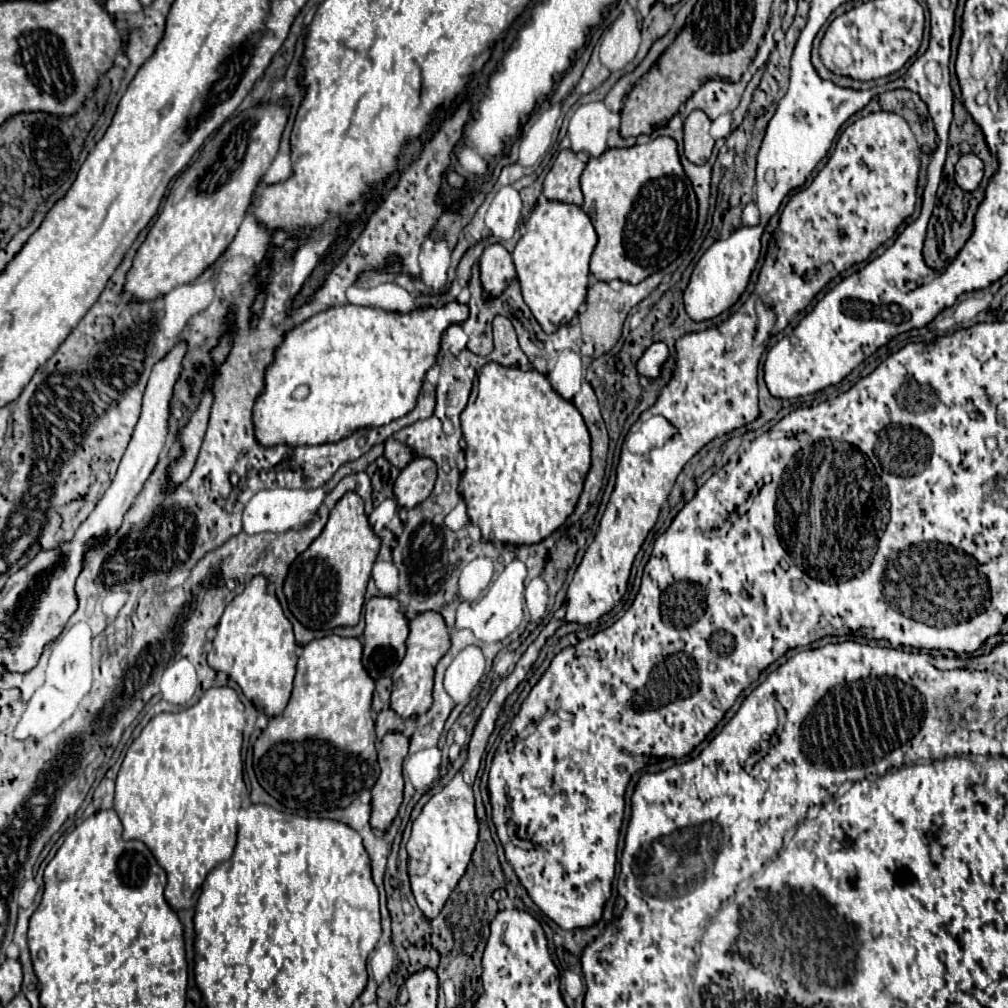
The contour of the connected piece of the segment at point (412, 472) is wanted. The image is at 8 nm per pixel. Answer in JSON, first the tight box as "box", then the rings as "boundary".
{"box":[393,459,437,509],"boundary":[[[413,459],[407,467],[401,469],[399,477],[393,483],[393,495],[399,507],[413,509],[423,503],[435,485],[437,465],[429,459]]]}

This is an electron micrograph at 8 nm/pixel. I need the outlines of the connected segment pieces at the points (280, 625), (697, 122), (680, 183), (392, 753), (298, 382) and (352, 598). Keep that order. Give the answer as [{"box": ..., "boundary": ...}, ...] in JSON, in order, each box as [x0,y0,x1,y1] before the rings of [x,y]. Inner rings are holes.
[{"box":[207,575,297,717],"boundary":[[[263,575],[253,577],[245,591],[227,605],[219,619],[207,663],[215,671],[223,671],[237,681],[243,695],[267,717],[281,715],[281,709],[285,709],[293,689],[297,643],[293,637],[293,627],[283,615],[277,597],[267,595],[267,579]]]},{"box":[683,111,715,165],"boundary":[[[693,111],[685,119],[685,125],[683,125],[683,153],[695,165],[707,163],[707,159],[711,155],[711,149],[713,149],[715,141],[709,135],[709,127],[711,127],[711,119],[705,117],[705,113],[701,113],[701,111]]]},{"box":[581,137,697,283],"boundary":[[[671,137],[651,139],[647,145],[635,145],[627,149],[607,149],[599,157],[591,157],[581,175],[583,211],[589,215],[595,231],[597,245],[591,255],[589,269],[599,281],[621,279],[627,283],[641,283],[649,273],[661,271],[673,263],[689,245],[693,233],[685,233],[691,219],[697,219],[697,197],[693,185],[683,173],[677,155],[677,143]]]},{"box":[371,733,409,831],"boundary":[[[387,733],[377,745],[377,761],[381,775],[371,789],[371,827],[387,831],[403,801],[403,759],[409,749],[409,739],[401,733]]]},{"box":[253,301,469,445],"boundary":[[[457,301],[443,305],[441,309],[423,309],[423,311],[413,311],[413,313],[387,313],[383,309],[373,309],[373,307],[361,307],[361,305],[341,305],[341,307],[333,307],[327,309],[325,313],[317,313],[313,315],[309,321],[305,321],[303,325],[295,327],[291,333],[285,335],[285,341],[281,343],[281,347],[275,353],[275,361],[273,365],[269,365],[267,375],[265,375],[265,391],[263,395],[257,399],[255,409],[253,409],[253,423],[255,423],[255,437],[261,445],[277,445],[277,443],[285,443],[285,445],[321,445],[325,441],[339,441],[341,437],[349,437],[349,433],[353,433],[353,429],[361,429],[365,425],[369,427],[381,427],[387,425],[393,419],[403,417],[405,413],[409,413],[409,409],[413,409],[415,401],[417,401],[417,393],[421,391],[421,381],[427,373],[427,369],[433,365],[435,357],[437,357],[437,349],[439,349],[439,339],[441,333],[445,331],[445,327],[453,325],[453,323],[461,323],[465,321],[465,317],[469,317],[469,307],[461,305]]]},{"box":[283,491,379,631],"boundary":[[[347,491],[333,507],[323,533],[289,565],[283,593],[295,619],[311,631],[355,627],[379,543],[363,511],[363,499],[355,491]]]}]

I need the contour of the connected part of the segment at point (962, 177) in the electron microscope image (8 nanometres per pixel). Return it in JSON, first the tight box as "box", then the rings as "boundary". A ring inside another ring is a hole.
{"box":[955,155,983,191],"boundary":[[[963,155],[955,167],[955,179],[957,183],[965,189],[965,191],[973,191],[977,189],[977,185],[983,179],[983,163],[979,157],[971,155]]]}

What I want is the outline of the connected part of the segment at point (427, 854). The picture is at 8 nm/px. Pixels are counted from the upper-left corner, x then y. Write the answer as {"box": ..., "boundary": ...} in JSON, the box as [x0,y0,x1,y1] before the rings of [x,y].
{"box":[407,773,479,919],"boundary":[[[457,773],[441,793],[433,795],[419,817],[413,821],[411,837],[407,841],[409,853],[409,881],[411,893],[423,913],[425,919],[435,919],[443,909],[447,897],[455,889],[457,881],[467,869],[471,861],[471,853],[477,843],[479,823],[475,817],[475,799],[471,787],[463,781],[461,773]]]}

